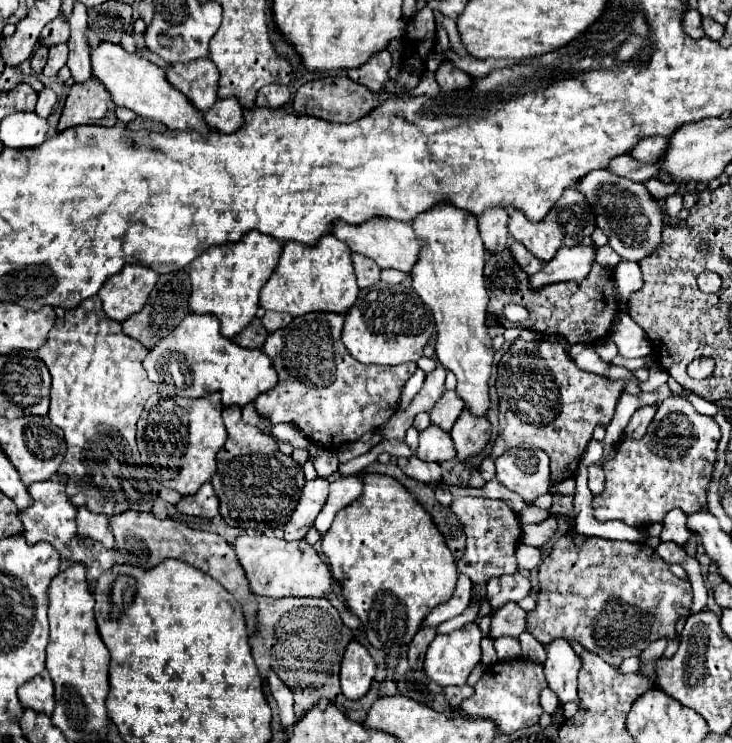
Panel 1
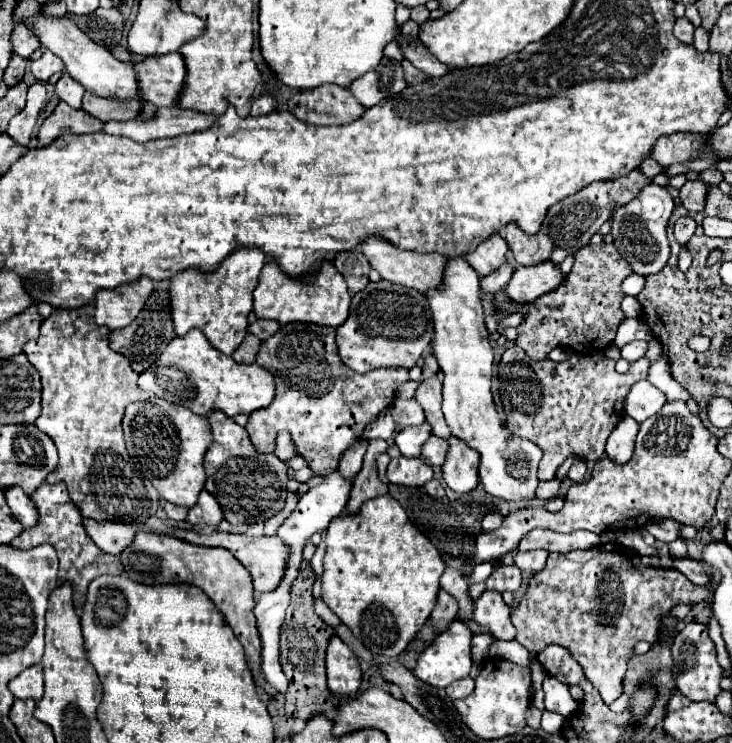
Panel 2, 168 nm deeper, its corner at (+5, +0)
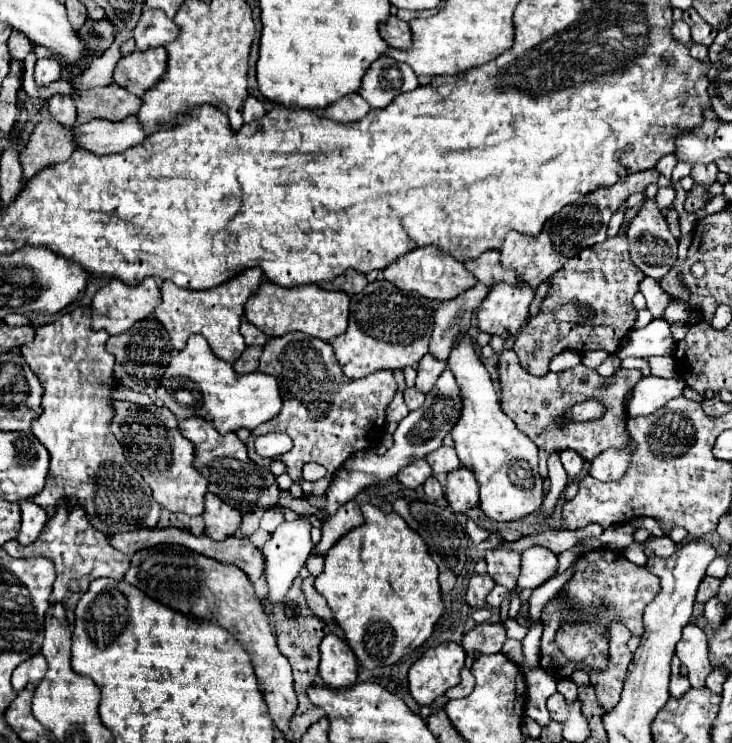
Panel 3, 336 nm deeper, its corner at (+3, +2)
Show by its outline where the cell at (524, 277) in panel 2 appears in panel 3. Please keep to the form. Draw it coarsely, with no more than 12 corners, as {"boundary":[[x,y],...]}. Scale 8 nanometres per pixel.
{"boundary":[[496,283],[478,307],[480,331],[514,337],[536,291]]}

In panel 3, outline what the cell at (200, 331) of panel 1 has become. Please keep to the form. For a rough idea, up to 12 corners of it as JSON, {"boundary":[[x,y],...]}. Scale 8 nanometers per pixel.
{"boundary":[[202,335],[176,351],[166,381],[190,401],[162,401],[178,419],[220,433],[254,429],[282,407],[278,381],[240,375]]}

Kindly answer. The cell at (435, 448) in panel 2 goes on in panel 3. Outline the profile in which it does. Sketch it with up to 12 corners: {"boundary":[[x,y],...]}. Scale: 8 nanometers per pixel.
{"boundary":[[442,445],[426,461],[434,475],[460,465],[456,449]]}

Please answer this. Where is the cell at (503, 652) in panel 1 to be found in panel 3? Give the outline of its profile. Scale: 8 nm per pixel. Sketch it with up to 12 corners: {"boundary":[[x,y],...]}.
{"boundary":[[542,669],[526,671],[526,715],[542,727],[550,721],[546,699],[556,679]]}

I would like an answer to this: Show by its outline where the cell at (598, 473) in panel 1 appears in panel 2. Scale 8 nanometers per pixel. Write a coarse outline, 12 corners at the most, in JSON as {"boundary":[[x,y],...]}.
{"boundary":[[574,461],[568,479],[574,483],[584,481],[586,477],[586,463]]}

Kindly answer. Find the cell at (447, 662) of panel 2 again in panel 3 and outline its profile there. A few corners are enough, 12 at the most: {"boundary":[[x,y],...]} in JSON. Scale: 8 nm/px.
{"boundary":[[460,643],[430,647],[408,671],[418,705],[458,685]]}

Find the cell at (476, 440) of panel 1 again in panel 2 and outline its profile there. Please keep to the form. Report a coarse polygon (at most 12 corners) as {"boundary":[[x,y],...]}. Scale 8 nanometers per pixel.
{"boundary":[[450,437],[442,465],[452,491],[466,495],[478,485],[480,455]]}

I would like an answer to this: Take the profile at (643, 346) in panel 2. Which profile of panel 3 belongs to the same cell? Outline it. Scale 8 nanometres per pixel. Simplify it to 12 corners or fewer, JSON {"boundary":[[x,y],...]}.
{"boundary":[[664,319],[630,331],[620,359],[672,355],[676,341]]}

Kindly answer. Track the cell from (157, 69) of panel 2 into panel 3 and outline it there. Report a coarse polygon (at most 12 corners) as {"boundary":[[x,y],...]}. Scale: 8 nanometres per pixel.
{"boundary":[[164,47],[132,51],[114,81],[144,97],[168,69]]}

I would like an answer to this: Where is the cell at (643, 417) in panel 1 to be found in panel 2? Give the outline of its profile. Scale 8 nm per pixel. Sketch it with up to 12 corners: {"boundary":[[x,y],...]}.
{"boundary":[[622,419],[606,443],[616,465],[634,453],[638,423]]}

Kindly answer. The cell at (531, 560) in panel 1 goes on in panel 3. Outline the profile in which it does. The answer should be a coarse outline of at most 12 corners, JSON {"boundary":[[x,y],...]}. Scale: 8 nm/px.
{"boundary":[[542,545],[522,551],[522,573],[508,615],[518,615],[518,591],[542,585],[558,559]]}

